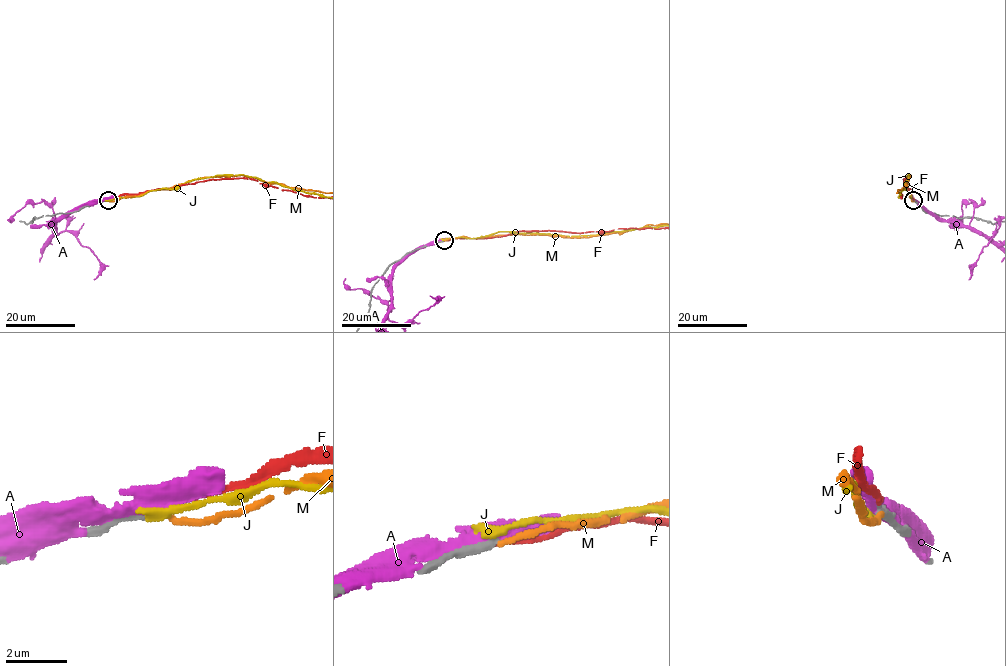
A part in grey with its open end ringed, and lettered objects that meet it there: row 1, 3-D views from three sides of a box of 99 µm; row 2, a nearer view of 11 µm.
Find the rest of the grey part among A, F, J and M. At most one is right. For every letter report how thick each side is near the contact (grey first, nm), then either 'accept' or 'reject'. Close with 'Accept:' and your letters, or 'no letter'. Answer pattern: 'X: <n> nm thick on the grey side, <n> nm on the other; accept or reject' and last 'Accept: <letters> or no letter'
A: 240 nm thick on the grey side, 400 nm on the other; reject
F: 240 nm thick on the grey side, 240 nm on the other; reject
J: 280 nm thick on the grey side, 320 nm on the other; reject
M: 280 nm thick on the grey side, 180 nm on the other; reject
Accept: no letter

